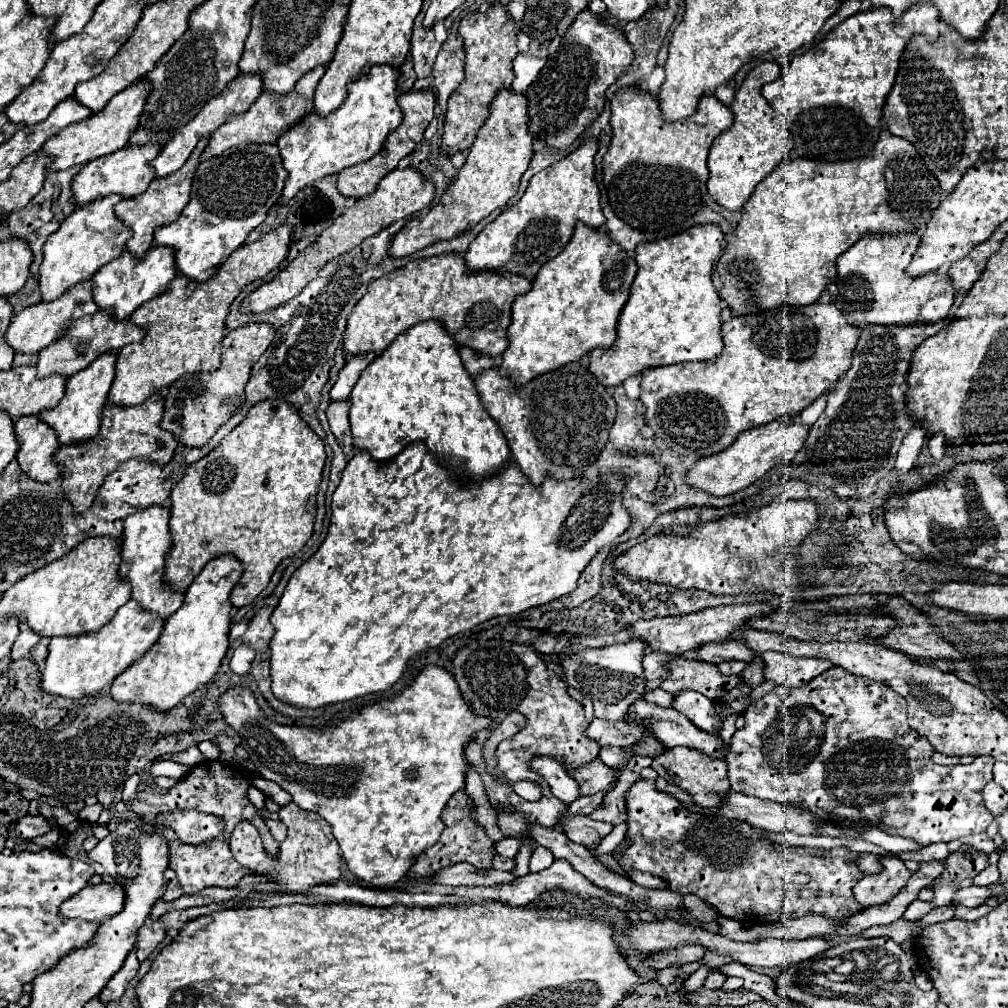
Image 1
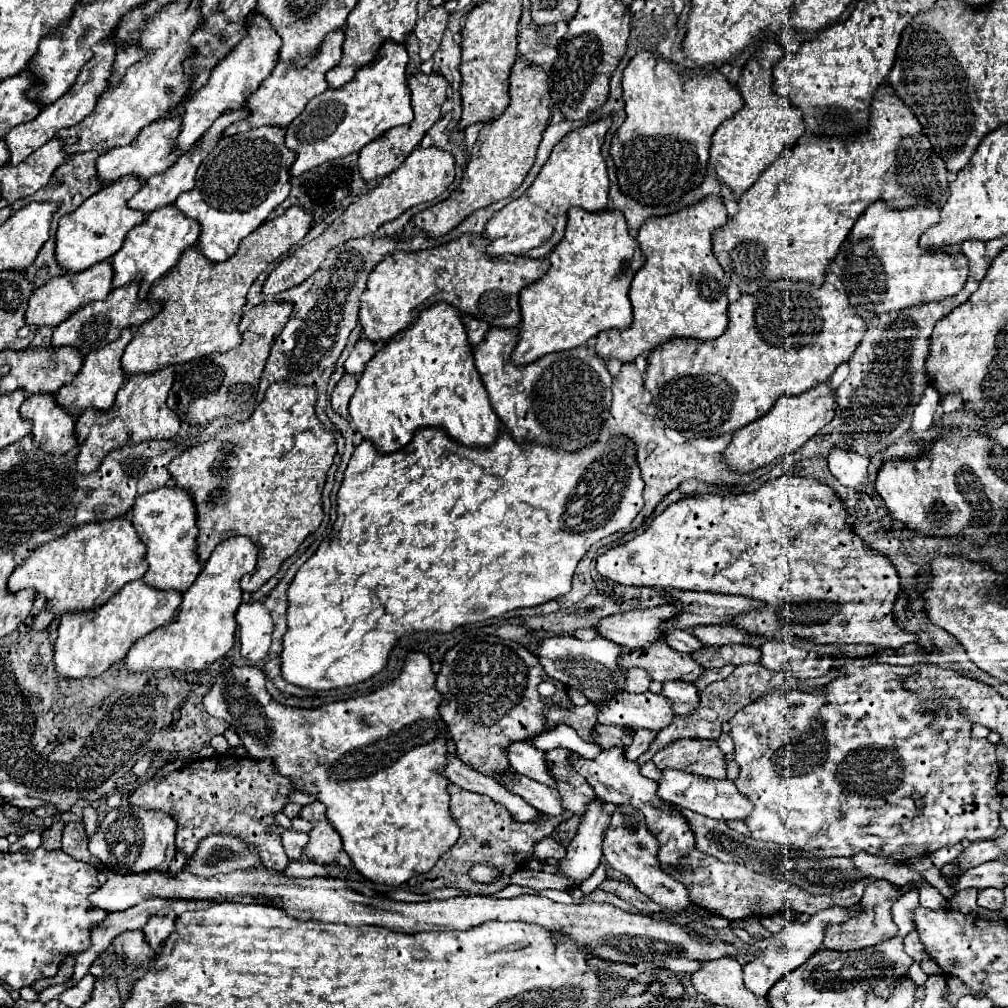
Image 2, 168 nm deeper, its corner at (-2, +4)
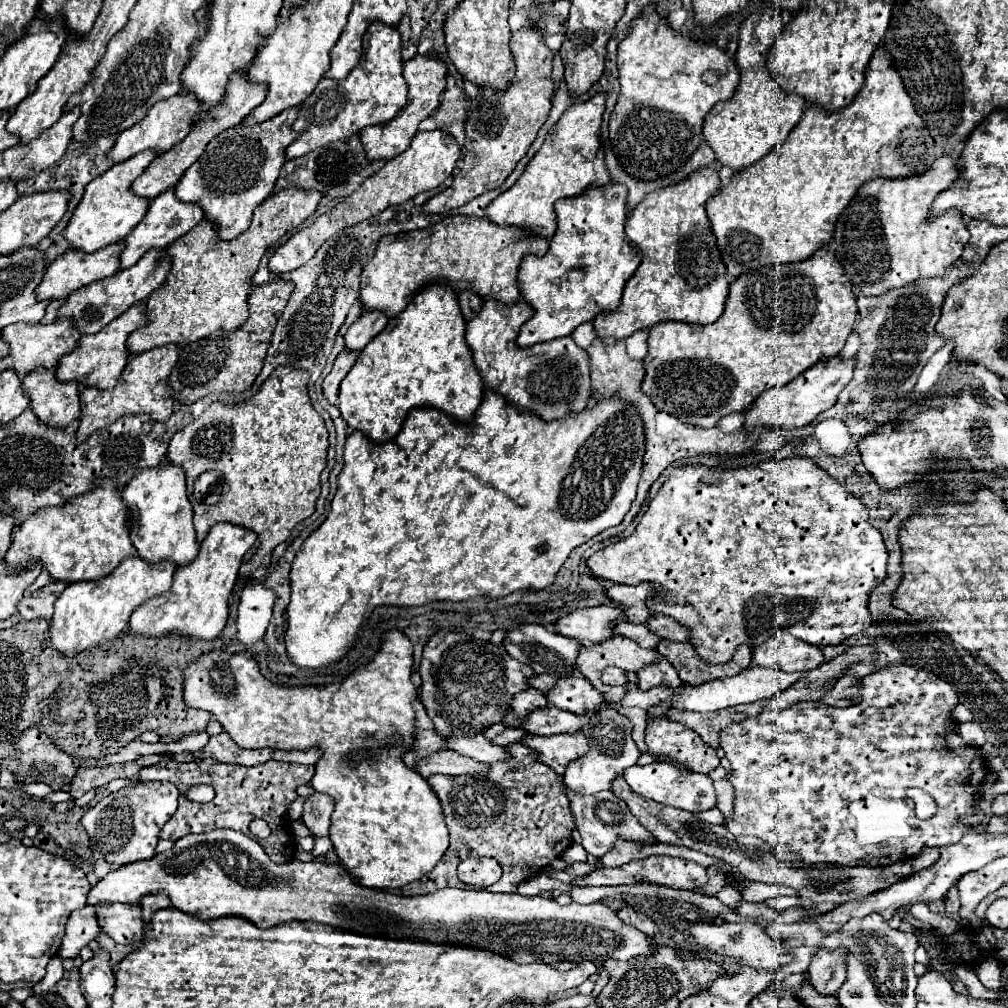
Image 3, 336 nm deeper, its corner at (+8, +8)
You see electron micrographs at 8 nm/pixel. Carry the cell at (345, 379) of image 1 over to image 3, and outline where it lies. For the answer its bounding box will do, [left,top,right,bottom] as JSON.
[344,312,388,354]

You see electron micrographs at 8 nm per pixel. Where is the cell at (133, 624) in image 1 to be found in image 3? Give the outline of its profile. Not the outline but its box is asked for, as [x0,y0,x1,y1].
[50,556,176,658]

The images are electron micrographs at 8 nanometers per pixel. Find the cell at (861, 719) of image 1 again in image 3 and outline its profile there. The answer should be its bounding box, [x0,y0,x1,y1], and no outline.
[720,664,988,866]

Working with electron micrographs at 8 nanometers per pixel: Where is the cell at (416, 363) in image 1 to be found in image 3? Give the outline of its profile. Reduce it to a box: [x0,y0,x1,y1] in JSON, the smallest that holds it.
[338,286,484,444]

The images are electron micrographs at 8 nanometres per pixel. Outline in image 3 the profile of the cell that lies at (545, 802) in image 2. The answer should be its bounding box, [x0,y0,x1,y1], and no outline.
[416,750,490,778]

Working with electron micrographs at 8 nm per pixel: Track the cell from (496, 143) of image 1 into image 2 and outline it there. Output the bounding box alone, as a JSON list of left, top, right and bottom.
[412,54,550,236]

